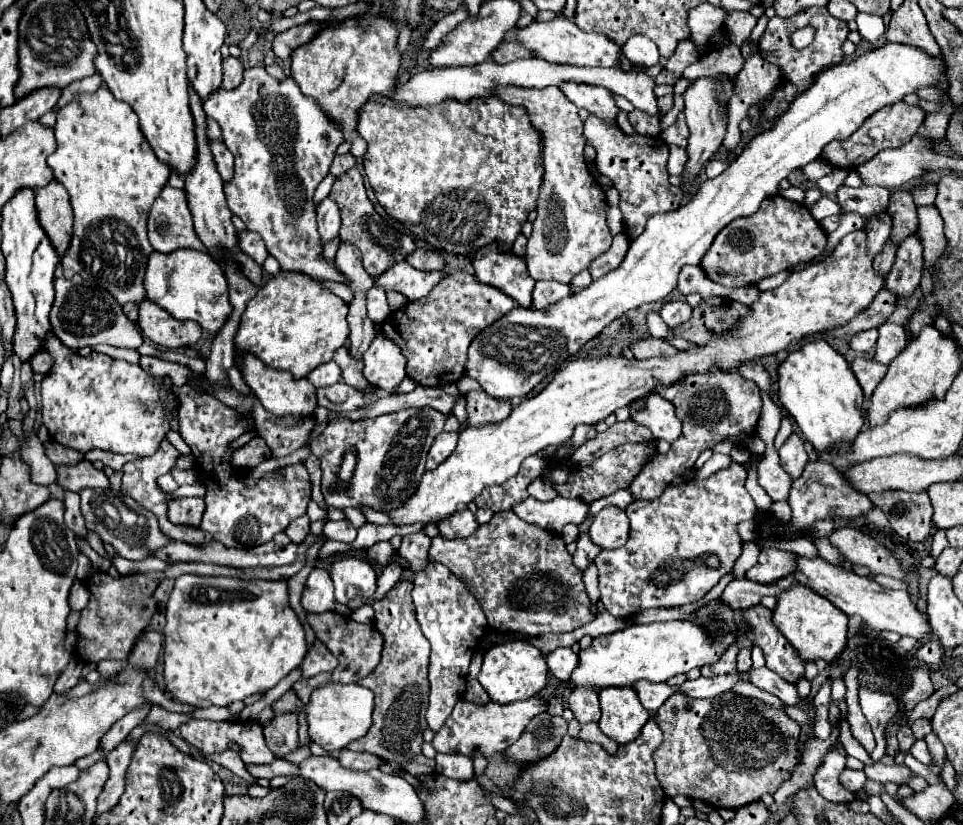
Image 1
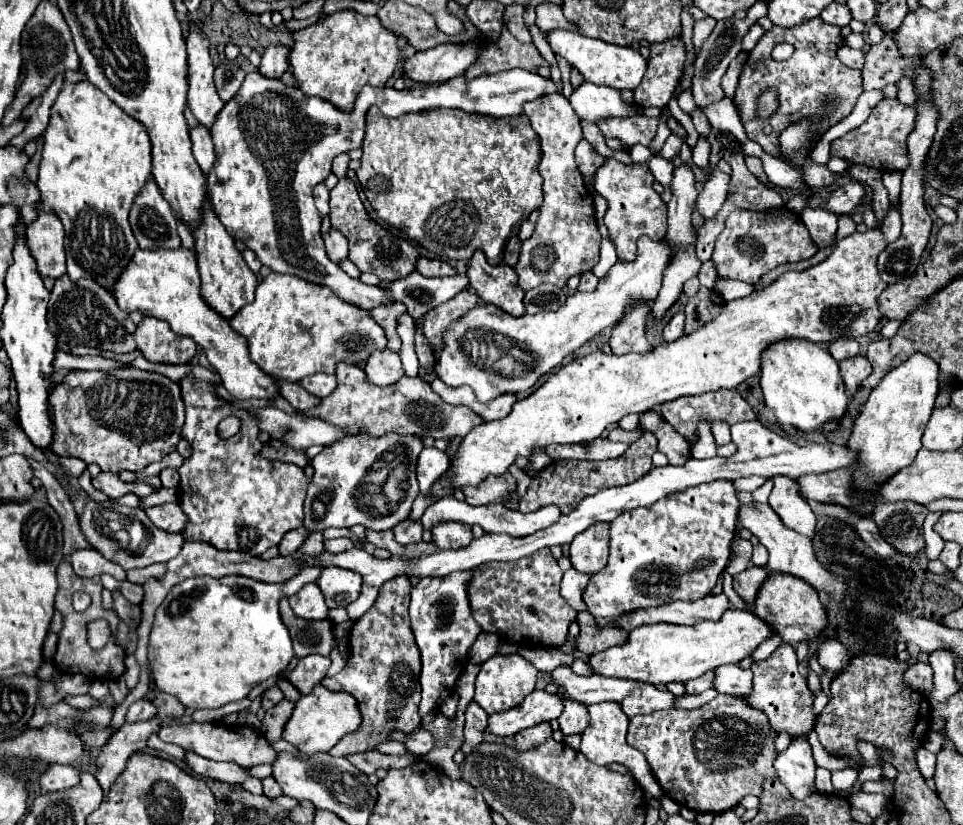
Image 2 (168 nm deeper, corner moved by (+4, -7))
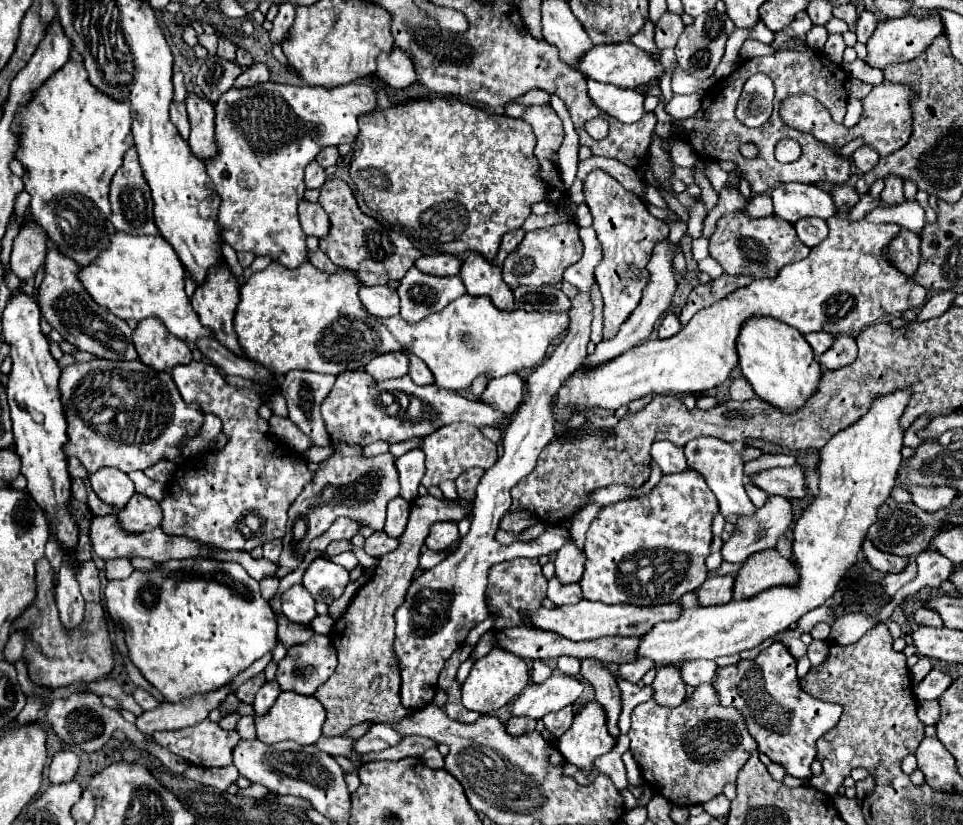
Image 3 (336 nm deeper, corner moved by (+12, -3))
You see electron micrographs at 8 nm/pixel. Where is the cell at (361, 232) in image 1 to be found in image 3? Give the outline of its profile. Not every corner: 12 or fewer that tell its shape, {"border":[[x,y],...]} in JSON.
{"border":[[325,182],[319,248],[363,286],[401,280],[421,256],[363,214],[347,182]]}

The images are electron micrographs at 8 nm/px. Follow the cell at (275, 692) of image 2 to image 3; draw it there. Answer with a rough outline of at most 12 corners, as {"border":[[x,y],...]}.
{"border":[[257,674],[243,682],[235,696],[241,702],[253,702],[265,674]]}

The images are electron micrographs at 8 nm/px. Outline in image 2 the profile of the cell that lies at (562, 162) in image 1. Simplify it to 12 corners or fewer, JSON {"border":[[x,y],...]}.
{"border":[[563,94],[527,102],[545,200],[515,272],[563,288],[599,262],[601,234],[575,162]]}

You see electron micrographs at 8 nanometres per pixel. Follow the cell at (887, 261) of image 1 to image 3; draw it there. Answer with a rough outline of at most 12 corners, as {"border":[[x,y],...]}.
{"border":[[887,176],[881,208],[905,202],[903,178]]}

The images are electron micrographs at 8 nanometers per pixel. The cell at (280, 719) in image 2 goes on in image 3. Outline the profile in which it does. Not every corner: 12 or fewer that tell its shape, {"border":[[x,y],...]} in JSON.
{"border":[[275,680],[265,682],[255,694],[255,714],[273,706],[281,690]]}

